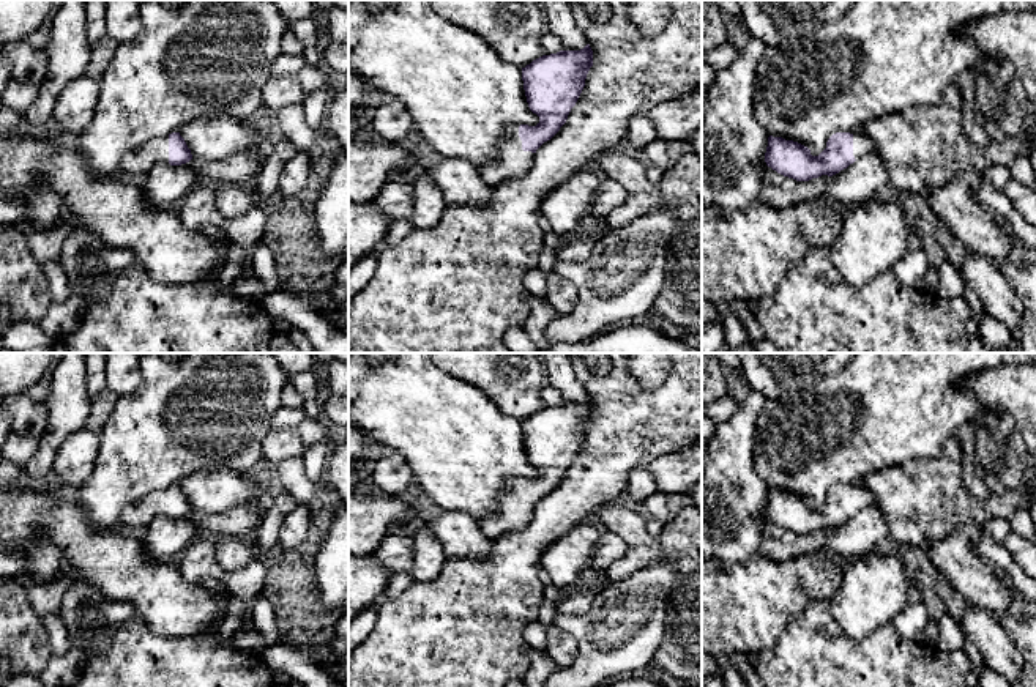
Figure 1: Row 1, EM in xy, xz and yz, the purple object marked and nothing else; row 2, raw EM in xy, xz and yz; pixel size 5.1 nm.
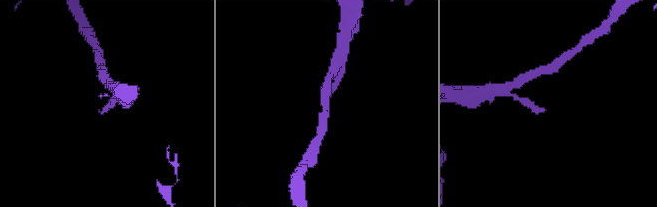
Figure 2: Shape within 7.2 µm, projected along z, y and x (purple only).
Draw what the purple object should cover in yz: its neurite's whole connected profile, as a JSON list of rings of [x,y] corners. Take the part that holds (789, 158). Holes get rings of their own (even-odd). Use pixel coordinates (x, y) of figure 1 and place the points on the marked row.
[[[863,132],[833,134],[818,156],[812,156],[811,150],[798,142],[770,136],[765,162],[784,176],[809,181],[822,175],[833,176],[867,154],[877,154],[877,148]]]

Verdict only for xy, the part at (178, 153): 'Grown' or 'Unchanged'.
Grown

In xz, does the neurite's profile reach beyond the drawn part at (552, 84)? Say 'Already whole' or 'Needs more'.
Needs more

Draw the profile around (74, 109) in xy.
[[[84,74],[63,88],[54,107],[54,118],[68,132],[79,136],[93,120],[98,96],[99,84]]]

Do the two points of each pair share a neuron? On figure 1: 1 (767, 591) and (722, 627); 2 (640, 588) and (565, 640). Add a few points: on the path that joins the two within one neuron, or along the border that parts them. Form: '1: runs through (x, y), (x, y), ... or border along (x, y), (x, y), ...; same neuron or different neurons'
1: runs through (756, 599), (734, 616); same neuron
2: border along (554, 623), (577, 646), (563, 668); different neurons

